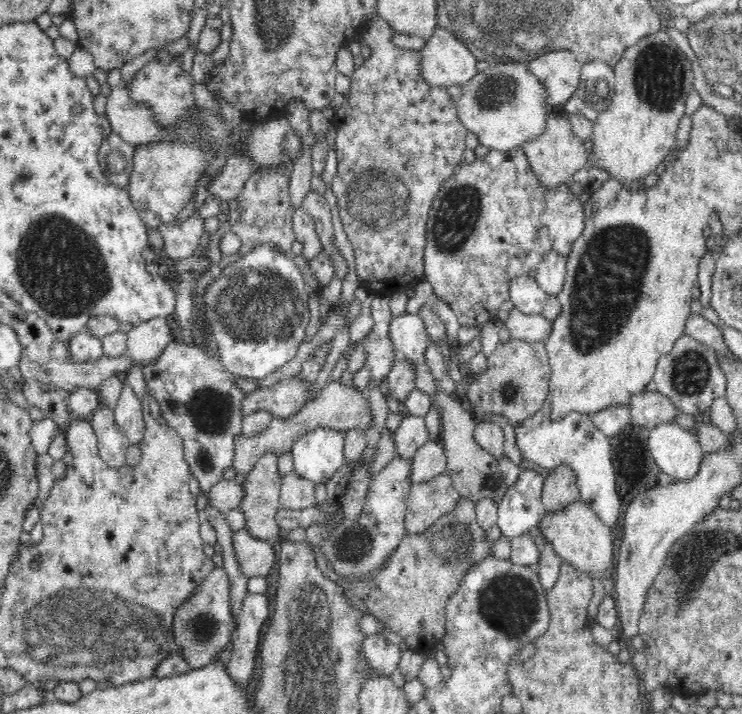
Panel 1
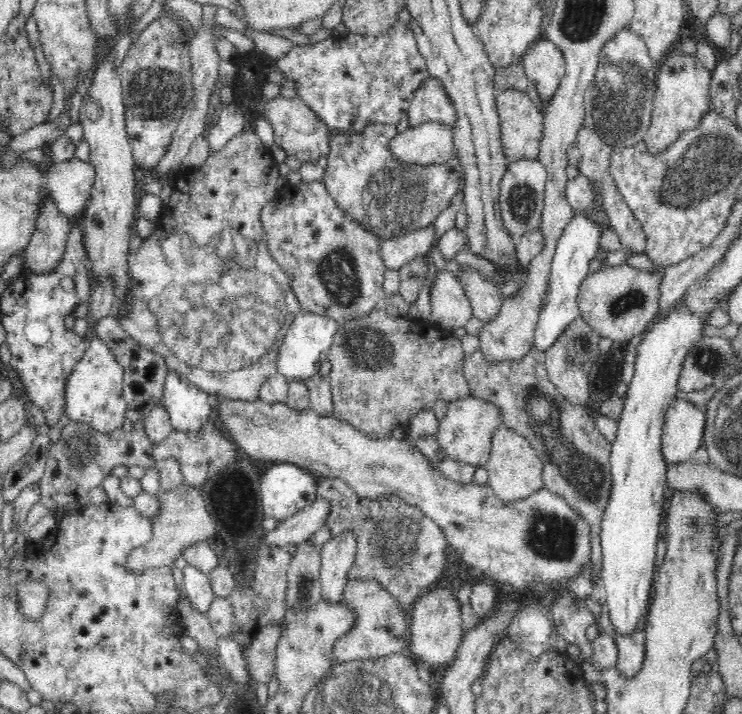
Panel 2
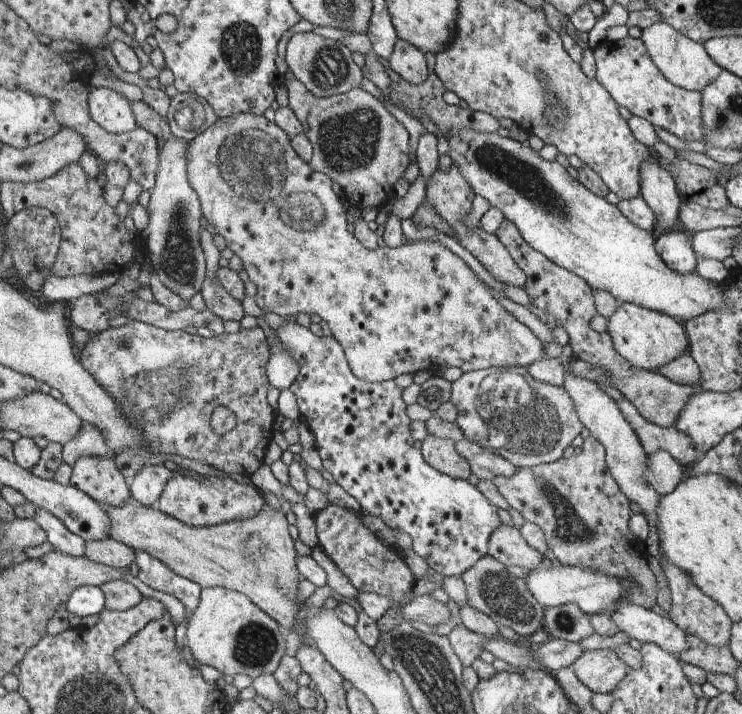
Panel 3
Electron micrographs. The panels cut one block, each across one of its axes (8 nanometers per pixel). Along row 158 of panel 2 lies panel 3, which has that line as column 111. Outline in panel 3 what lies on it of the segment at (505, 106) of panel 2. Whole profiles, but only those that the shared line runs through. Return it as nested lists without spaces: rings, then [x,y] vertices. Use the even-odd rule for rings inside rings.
[[[133,500],[120,507],[108,507],[107,511],[110,516],[110,532],[108,532],[110,539],[129,545],[135,552],[137,550],[148,552],[150,556],[158,558],[162,564],[168,566],[172,572],[197,583],[202,589],[223,587],[229,591],[238,591],[248,596],[260,610],[268,612],[270,617],[278,620],[278,624],[282,624],[284,628],[291,630],[295,627],[296,617],[300,612],[300,606],[296,602],[300,574],[294,560],[296,556],[294,542],[288,534],[288,524],[281,508],[274,509],[267,505],[254,518],[206,527],[189,526],[160,510],[154,510]],[[270,524],[276,532],[286,530],[284,538],[288,550],[286,556],[282,558],[282,580],[280,576],[270,576],[272,582],[264,582],[270,578],[262,578],[254,568],[238,568],[238,566],[244,562],[240,560],[240,550],[244,548],[244,542],[250,540],[250,534],[258,532],[260,526],[270,526]]]

